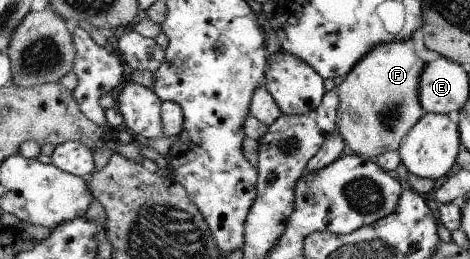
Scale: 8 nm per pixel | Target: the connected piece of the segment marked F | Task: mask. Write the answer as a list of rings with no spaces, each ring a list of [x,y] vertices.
[[[413,38],[373,47],[355,67],[337,82],[339,97],[337,130],[350,153],[374,160],[403,145],[403,138],[425,115],[419,101],[419,75],[423,75],[425,61],[415,53]]]

